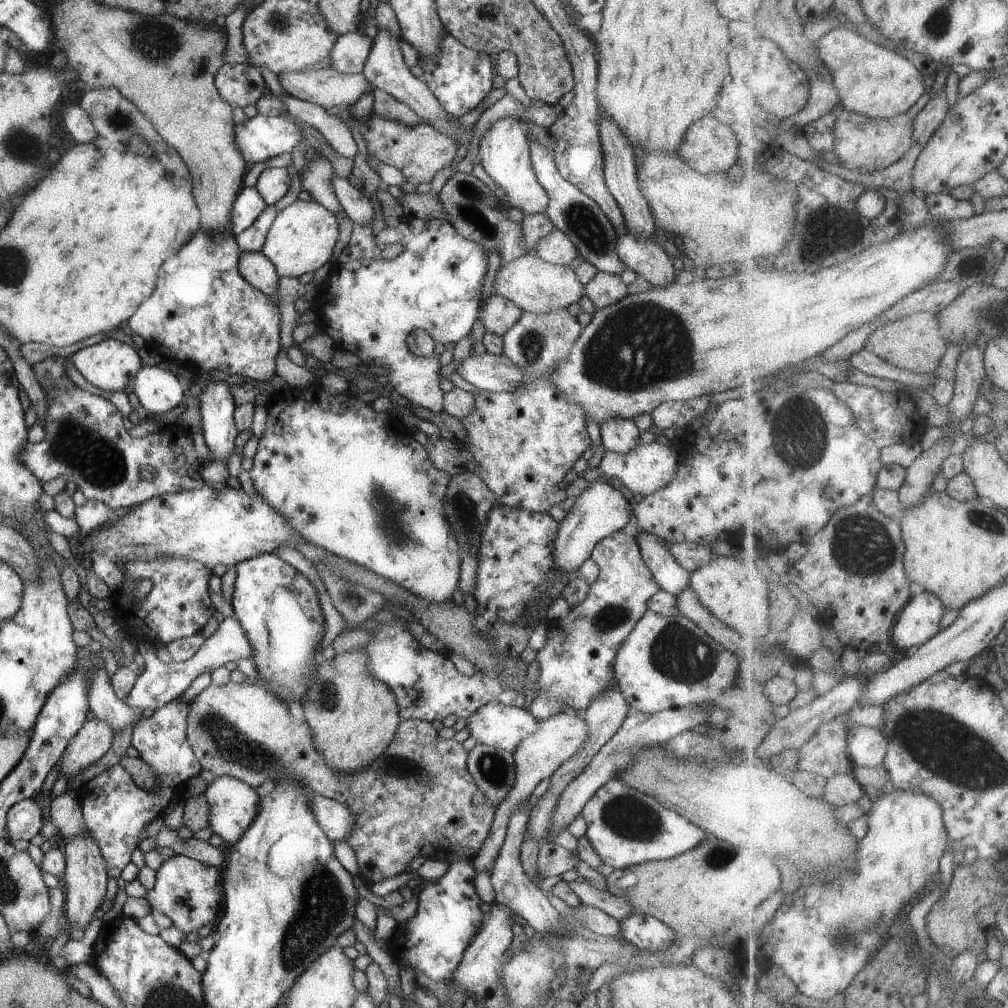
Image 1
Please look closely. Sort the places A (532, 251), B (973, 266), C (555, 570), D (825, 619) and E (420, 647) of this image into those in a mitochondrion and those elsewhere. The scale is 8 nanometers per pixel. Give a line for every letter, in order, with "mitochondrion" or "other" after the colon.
A: other
B: mitochondrion
C: other
D: other
E: other

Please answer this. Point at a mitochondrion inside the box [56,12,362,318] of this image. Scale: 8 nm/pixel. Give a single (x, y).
(160, 40)

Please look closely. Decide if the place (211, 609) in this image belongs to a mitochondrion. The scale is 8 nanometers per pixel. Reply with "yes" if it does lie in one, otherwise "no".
no

